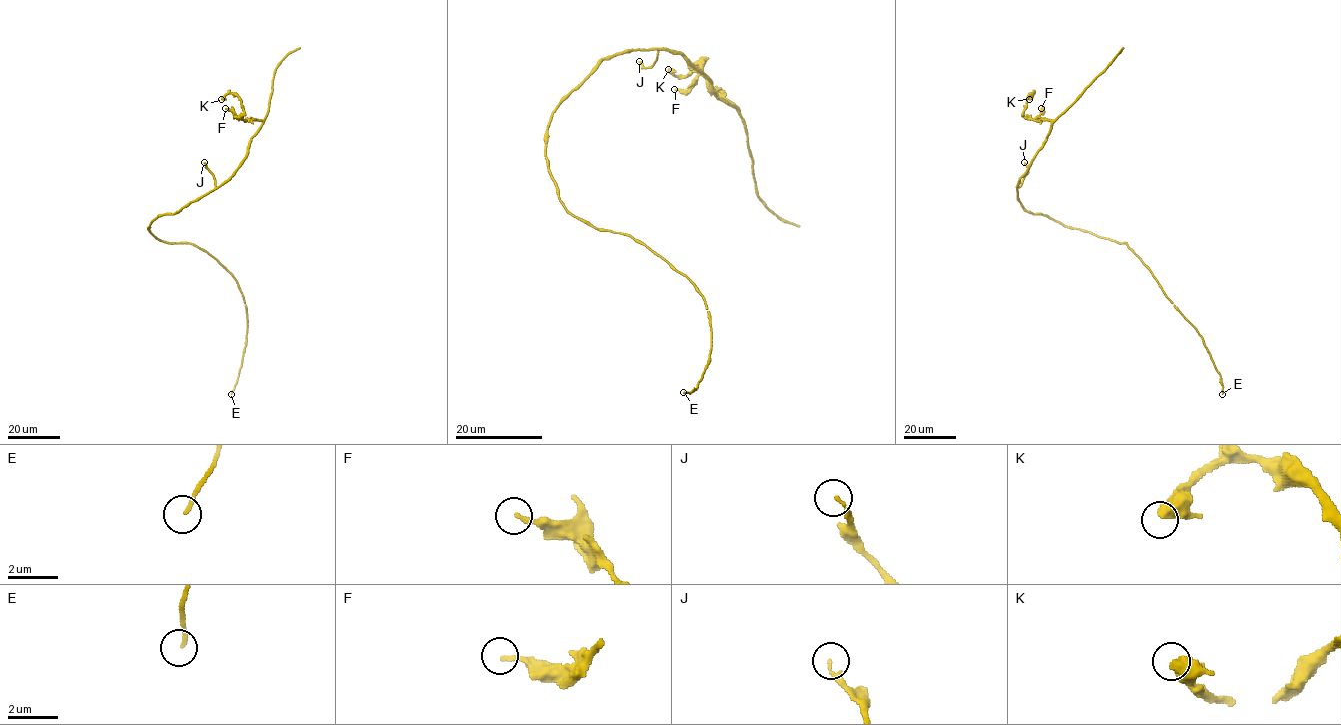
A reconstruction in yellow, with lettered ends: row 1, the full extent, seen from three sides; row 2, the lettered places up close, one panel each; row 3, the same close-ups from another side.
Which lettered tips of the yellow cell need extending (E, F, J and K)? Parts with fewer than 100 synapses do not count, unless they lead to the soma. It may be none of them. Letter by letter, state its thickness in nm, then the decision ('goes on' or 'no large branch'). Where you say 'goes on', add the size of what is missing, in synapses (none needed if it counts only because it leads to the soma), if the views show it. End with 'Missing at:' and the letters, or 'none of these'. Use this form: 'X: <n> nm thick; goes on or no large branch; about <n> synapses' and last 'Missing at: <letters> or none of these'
E: 160 nm thick; no large branch
F: 180 nm thick; no large branch
J: 130 nm thick; no large branch
K: 550 nm thick; no large branch
Missing at: none of these

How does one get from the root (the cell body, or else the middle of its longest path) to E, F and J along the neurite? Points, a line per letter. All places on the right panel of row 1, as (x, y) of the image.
E: (1062, 224), (1127, 243), (1202, 338), (1220, 375), (1222, 394)
F: (1062, 224), (1028, 212), (1017, 199), (1018, 181), (1051, 126), (1048, 119), (1032, 119), (1041, 108)
J: (1062, 224), (1047, 216), (1028, 212), (1018, 200), (1017, 188), (1028, 172), (1024, 162)

